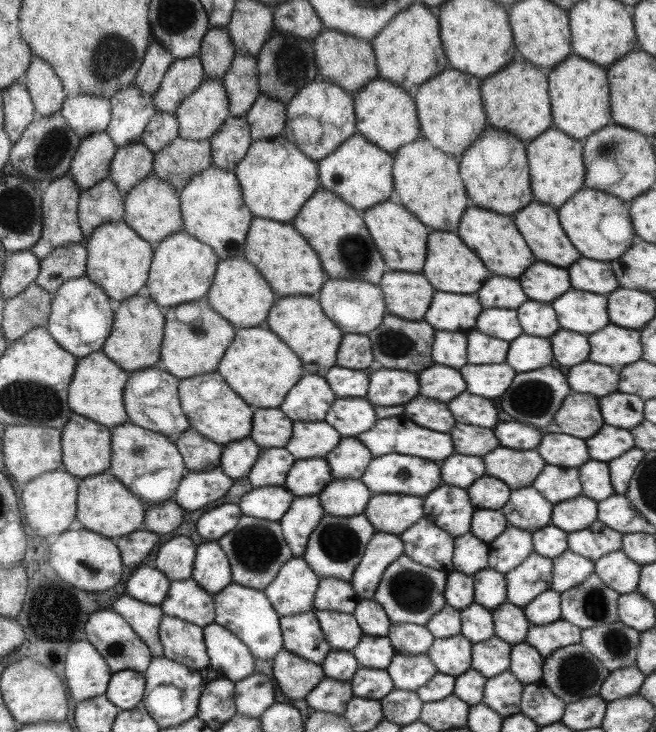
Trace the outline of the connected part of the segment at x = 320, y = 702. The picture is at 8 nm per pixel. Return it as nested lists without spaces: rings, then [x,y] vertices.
[[[324,677],[305,695],[304,699],[308,709],[343,715],[347,701],[351,697],[349,682]]]

